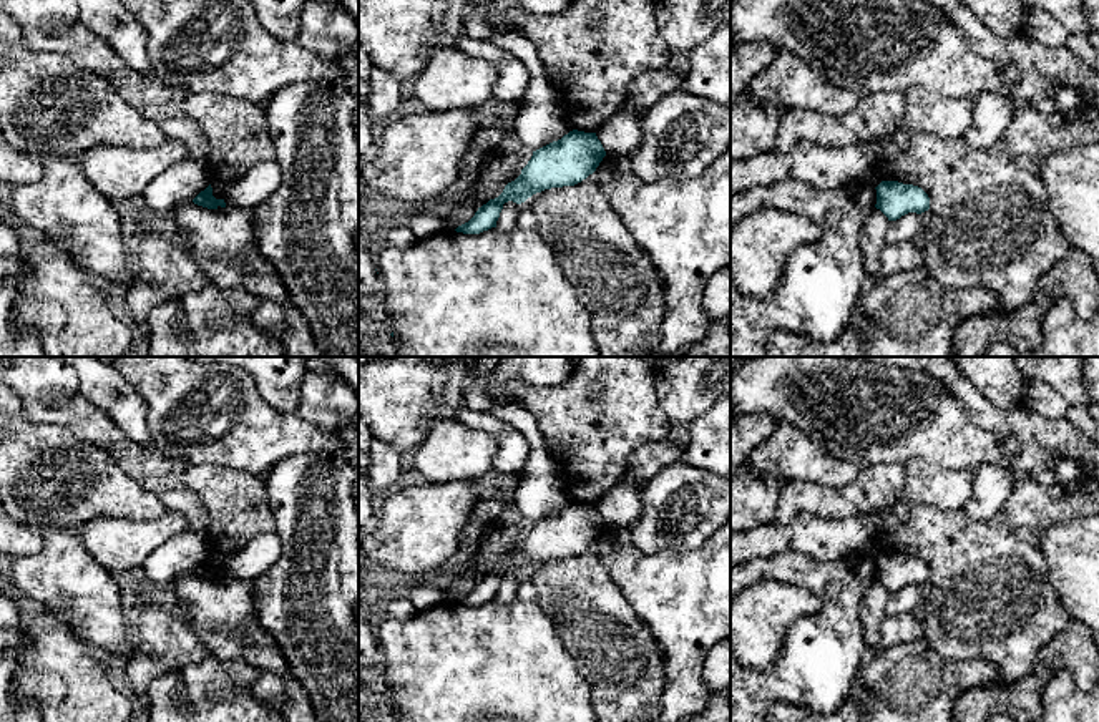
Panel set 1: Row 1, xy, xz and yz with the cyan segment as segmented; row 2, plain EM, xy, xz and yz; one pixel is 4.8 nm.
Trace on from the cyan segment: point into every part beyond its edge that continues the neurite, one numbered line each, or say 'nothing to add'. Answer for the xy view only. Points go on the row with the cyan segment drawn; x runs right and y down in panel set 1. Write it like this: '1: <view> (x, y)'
nothing to add

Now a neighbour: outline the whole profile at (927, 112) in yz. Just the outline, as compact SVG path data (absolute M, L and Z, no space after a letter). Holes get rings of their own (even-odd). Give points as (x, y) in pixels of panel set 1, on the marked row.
M908 88L903 95L906 103L903 124L943 138L961 138L966 133L979 98L976 93L953 100L923 88Z

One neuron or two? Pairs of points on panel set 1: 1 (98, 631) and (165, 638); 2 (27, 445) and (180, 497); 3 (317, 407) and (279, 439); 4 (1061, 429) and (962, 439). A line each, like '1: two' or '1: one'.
1: two
2: two
3: two
4: two

